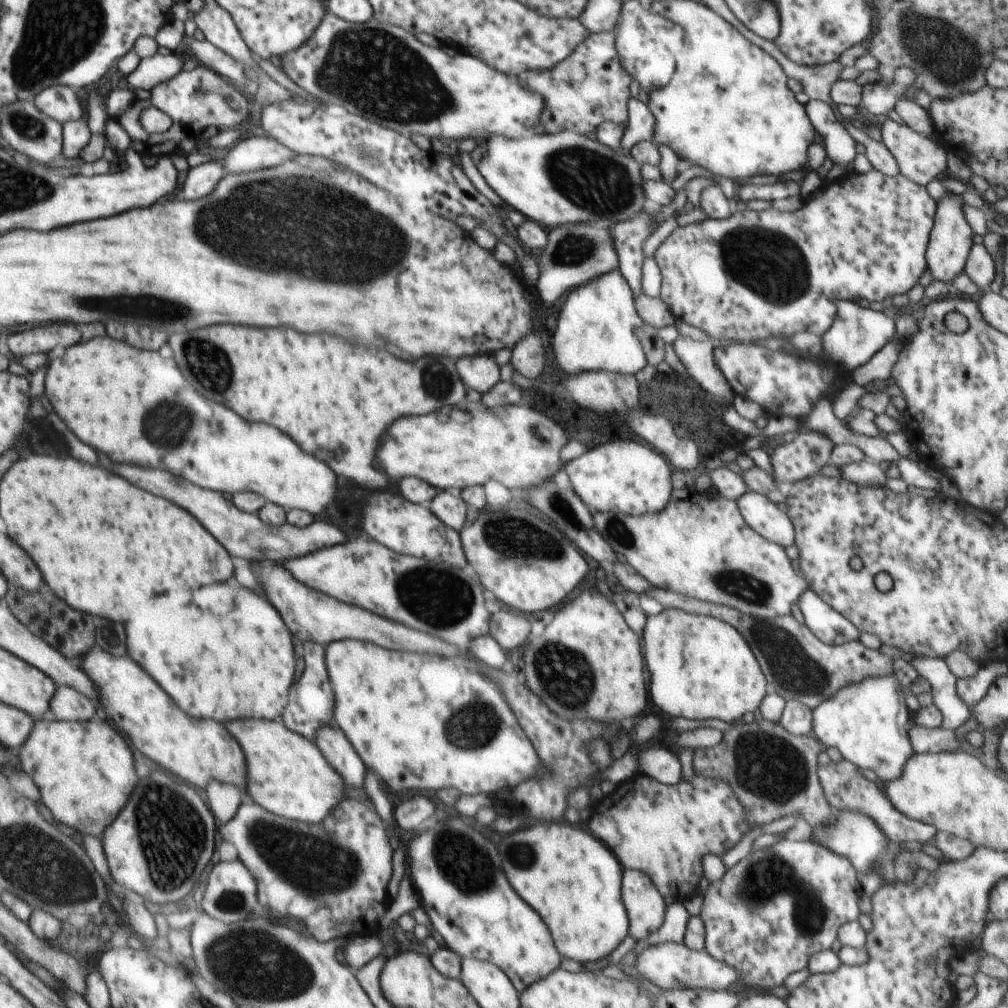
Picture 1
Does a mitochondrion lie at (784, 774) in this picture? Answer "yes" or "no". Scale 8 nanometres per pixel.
yes

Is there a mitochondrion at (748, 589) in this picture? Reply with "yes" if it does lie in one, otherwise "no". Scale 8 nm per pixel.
yes

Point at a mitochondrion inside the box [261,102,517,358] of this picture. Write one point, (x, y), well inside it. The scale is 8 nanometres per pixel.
(365, 154)

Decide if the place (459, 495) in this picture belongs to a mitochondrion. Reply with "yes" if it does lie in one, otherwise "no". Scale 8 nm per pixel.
no

